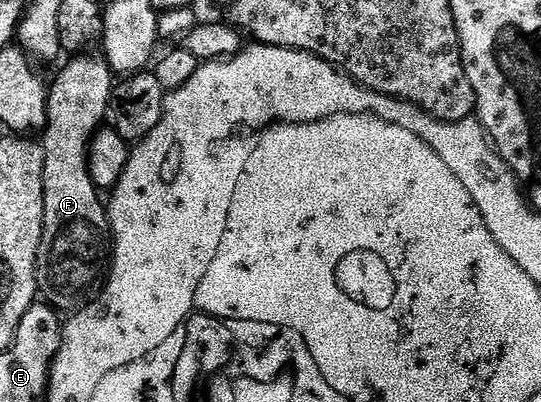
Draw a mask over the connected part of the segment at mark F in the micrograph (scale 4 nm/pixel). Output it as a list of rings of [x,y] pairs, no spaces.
[[[105,55],[78,56],[70,60],[62,68],[62,73],[48,84],[46,94],[46,126],[41,129],[40,143],[44,154],[44,226],[42,227],[42,246],[38,253],[38,291],[41,299],[49,304],[51,308],[62,314],[70,314],[79,308],[85,308],[101,293],[104,287],[104,277],[107,275],[112,259],[112,237],[110,235],[110,217],[107,205],[100,197],[100,190],[92,182],[90,177],[90,144],[94,141],[94,135],[103,127],[110,110],[110,98],[114,94],[116,83],[115,73],[110,71],[110,64],[106,61]]]

